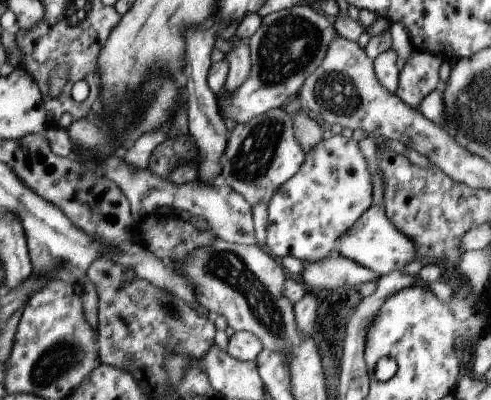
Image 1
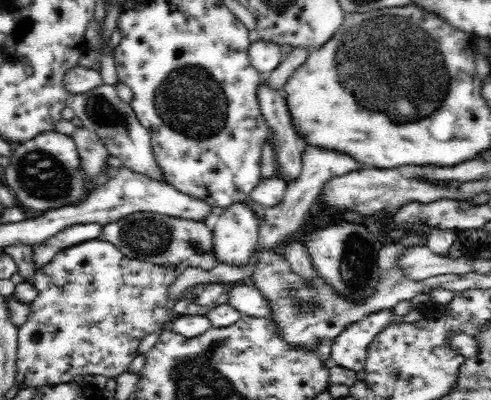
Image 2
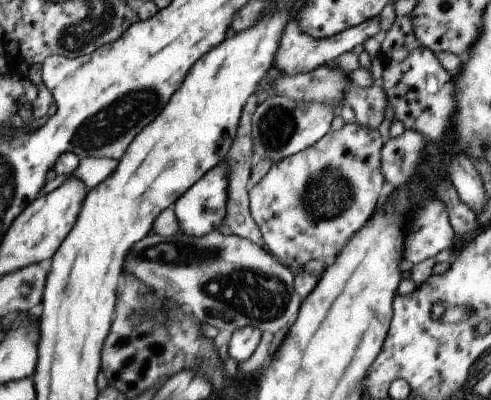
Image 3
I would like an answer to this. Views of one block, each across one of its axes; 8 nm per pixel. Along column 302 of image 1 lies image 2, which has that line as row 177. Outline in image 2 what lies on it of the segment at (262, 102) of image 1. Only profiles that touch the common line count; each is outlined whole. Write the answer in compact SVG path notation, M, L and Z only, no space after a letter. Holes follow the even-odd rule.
M56 130L42 132L34 136L34 140L14 144L10 166L4 168L4 184L12 190L18 206L30 212L48 212L62 206L78 206L90 194L74 138Z

